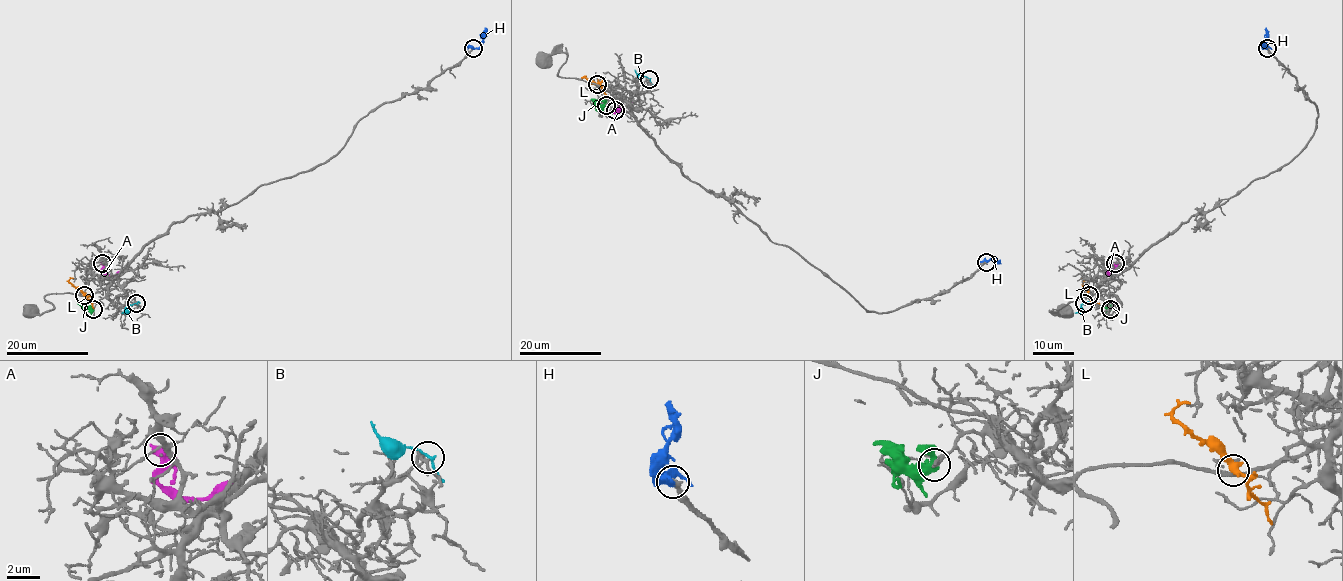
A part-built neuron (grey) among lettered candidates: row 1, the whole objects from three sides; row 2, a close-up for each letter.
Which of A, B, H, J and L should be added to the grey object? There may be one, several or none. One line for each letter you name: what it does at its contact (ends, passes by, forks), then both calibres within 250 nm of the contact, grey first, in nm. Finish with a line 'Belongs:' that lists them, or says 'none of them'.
H: it passes by; calibres 260 and 340 nm
Belongs: H

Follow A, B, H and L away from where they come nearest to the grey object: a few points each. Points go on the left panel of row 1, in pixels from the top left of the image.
A: (103, 263), (102, 270), (106, 275), (117, 276), (121, 271)
B: (135, 303), (121, 312)
H: (474, 48), (480, 46), (487, 28)
L: (83, 295), (69, 281), (73, 278)

